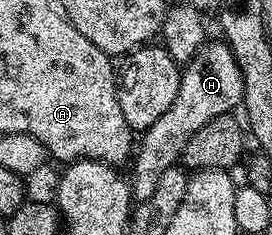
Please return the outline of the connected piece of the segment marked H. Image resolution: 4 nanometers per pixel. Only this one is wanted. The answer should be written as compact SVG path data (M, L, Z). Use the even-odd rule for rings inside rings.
M206 40L199 52L182 68L179 95L175 95L175 103L171 103L164 115L140 134L131 157L133 174L128 174L127 177L134 202L151 199L163 171L180 162L181 153L187 147L191 135L195 135L195 131L207 127L211 119L232 114L233 108L236 105L238 108L244 102L245 88L241 68L235 63L235 55L224 40L216 40Z

